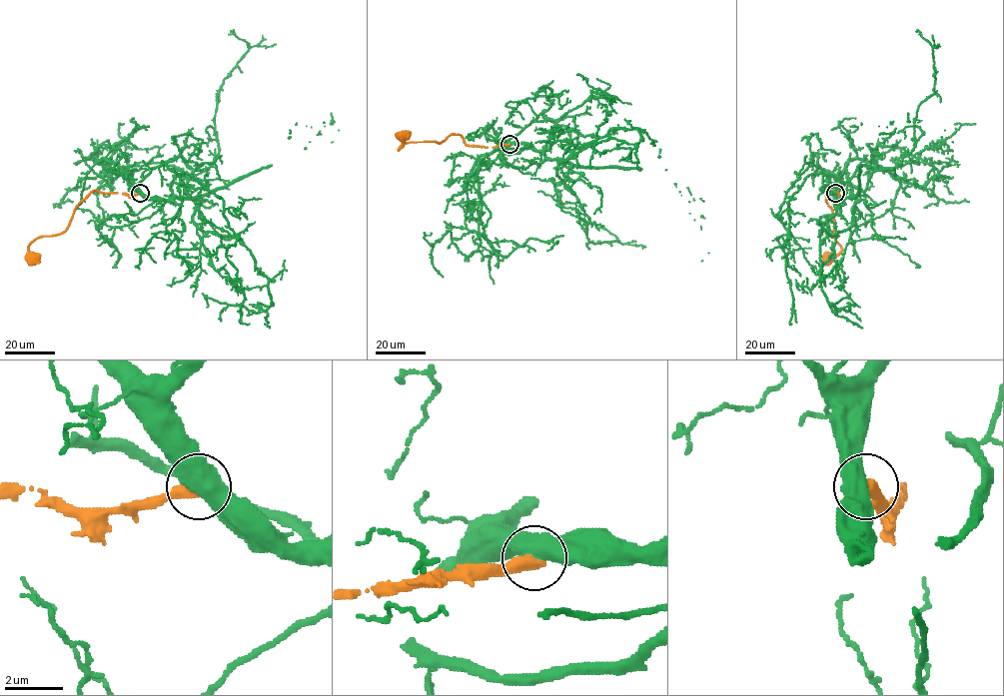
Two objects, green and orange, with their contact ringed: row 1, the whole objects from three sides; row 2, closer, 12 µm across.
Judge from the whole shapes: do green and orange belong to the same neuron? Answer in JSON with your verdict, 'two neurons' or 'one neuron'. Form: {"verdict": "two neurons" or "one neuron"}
{"verdict": "two neurons"}

